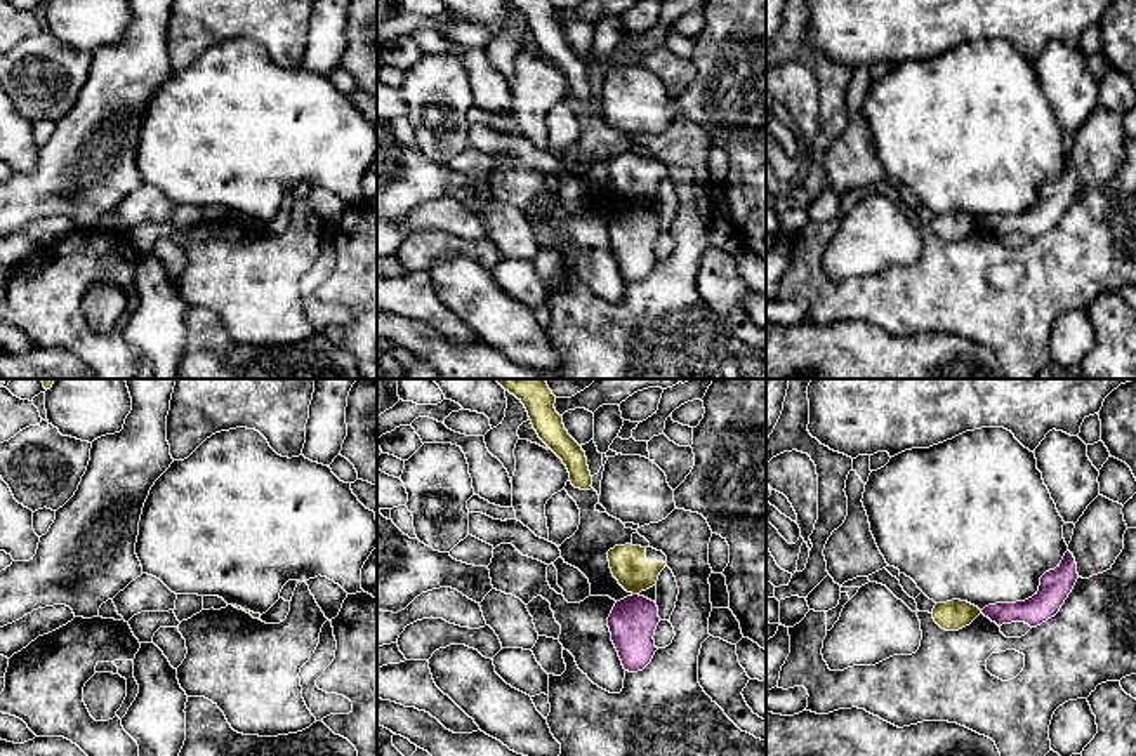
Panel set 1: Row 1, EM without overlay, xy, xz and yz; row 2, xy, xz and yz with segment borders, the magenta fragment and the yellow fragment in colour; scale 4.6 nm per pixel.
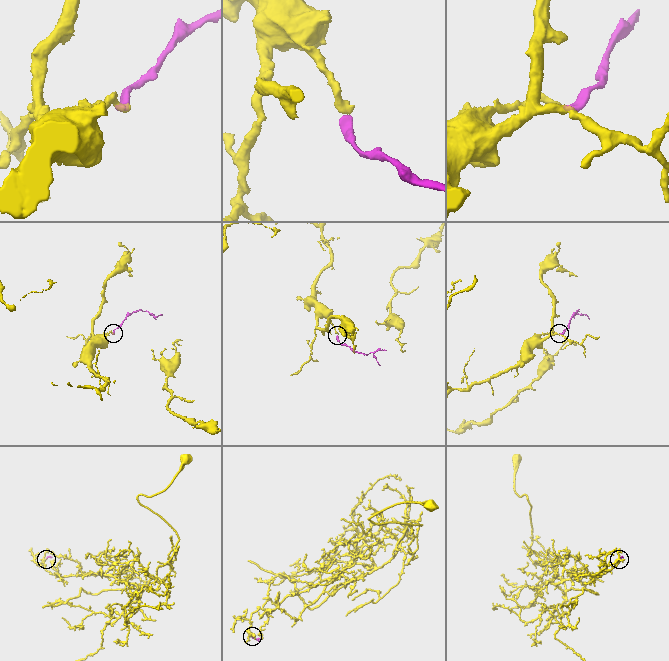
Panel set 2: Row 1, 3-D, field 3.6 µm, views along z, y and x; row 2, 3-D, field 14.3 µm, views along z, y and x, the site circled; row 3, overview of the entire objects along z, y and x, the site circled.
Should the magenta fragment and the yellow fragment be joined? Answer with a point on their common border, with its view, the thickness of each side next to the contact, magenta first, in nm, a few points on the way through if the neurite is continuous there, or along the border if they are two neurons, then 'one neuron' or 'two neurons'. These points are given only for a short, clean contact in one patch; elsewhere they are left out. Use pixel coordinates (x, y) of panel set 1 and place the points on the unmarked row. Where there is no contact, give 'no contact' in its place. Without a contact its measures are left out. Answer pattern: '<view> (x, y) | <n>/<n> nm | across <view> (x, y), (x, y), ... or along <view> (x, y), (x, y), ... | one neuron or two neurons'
xz (636, 205) | 220/170 nm | along xz (633, 204), (638, 205) | two neurons

